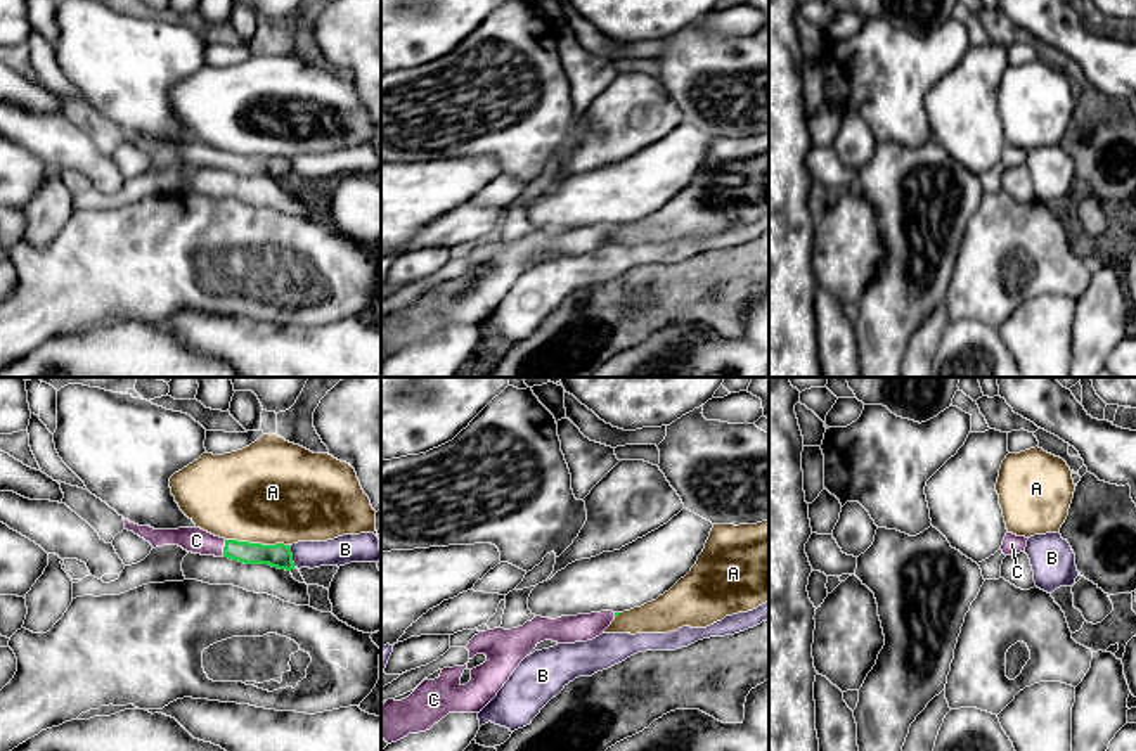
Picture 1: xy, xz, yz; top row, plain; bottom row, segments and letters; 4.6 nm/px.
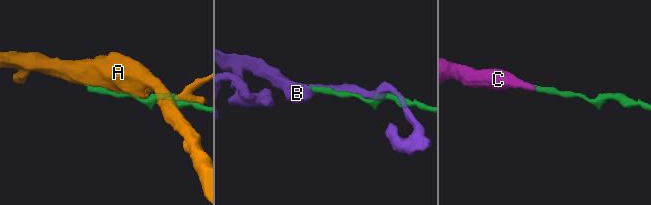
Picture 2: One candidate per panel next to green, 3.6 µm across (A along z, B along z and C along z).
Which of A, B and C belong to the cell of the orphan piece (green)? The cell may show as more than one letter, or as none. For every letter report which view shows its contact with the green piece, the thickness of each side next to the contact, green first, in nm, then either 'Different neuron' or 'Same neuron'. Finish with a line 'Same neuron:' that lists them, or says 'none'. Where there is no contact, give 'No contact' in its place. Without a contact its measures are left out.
A: Touches green in xy. Thickness 120 nm (green) against 480 nm. Different neuron
B: Touches green in xy. Thickness 120 nm (green) against 130 nm. Different neuron
C: Touches green in xy. Thickness 110 nm (green) against 120 nm. Same neuron
Same neuron: C

